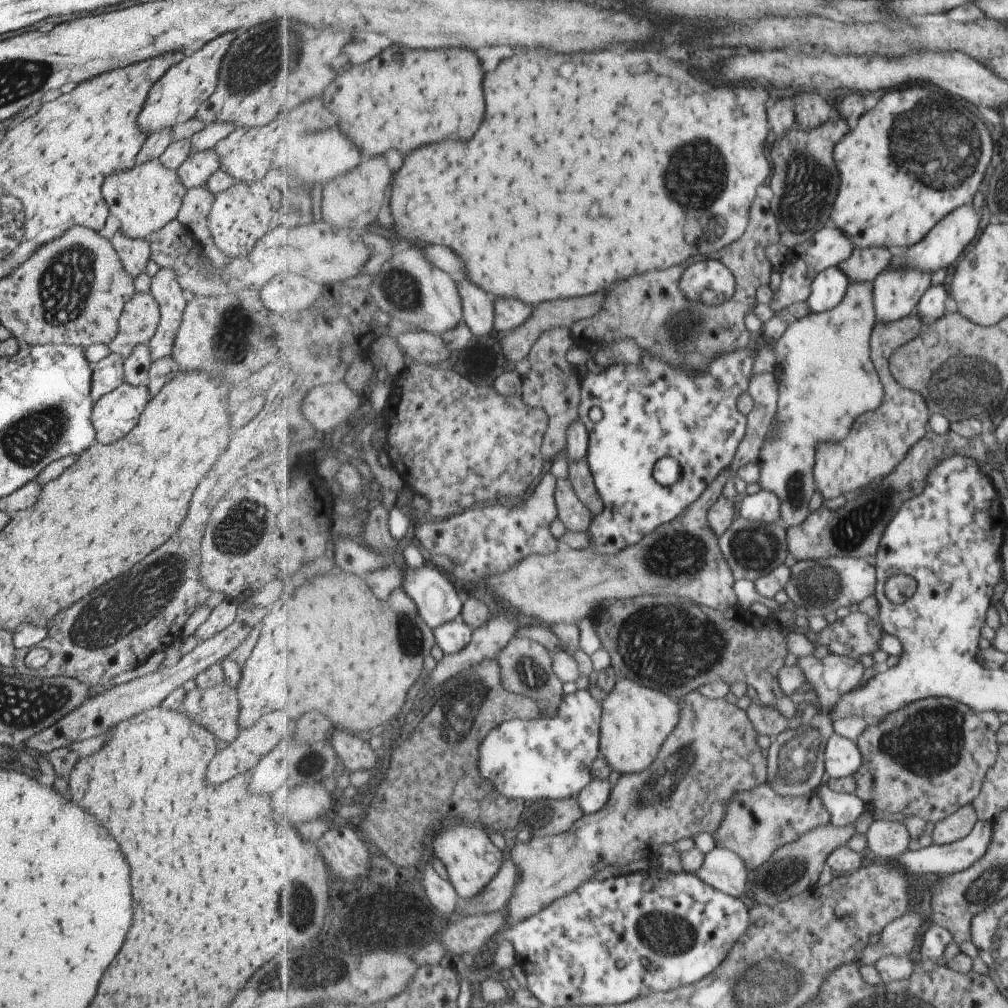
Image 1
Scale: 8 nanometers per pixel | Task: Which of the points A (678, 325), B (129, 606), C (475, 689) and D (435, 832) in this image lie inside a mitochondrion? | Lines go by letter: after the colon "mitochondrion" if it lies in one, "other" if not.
A: mitochondrion
B: mitochondrion
C: mitochondrion
D: other

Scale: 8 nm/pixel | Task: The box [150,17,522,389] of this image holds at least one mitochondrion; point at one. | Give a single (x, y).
(266, 55)

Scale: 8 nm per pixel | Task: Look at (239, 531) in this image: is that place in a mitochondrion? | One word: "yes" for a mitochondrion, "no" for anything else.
yes

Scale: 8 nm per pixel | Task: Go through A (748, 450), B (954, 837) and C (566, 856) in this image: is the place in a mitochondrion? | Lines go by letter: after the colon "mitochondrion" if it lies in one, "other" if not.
A: other
B: other
C: mitochondrion

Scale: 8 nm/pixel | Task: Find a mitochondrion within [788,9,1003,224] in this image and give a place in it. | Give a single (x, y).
(957, 152)

